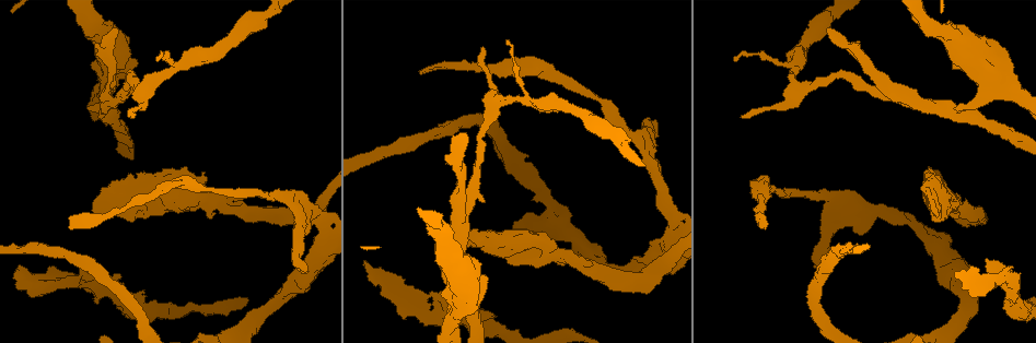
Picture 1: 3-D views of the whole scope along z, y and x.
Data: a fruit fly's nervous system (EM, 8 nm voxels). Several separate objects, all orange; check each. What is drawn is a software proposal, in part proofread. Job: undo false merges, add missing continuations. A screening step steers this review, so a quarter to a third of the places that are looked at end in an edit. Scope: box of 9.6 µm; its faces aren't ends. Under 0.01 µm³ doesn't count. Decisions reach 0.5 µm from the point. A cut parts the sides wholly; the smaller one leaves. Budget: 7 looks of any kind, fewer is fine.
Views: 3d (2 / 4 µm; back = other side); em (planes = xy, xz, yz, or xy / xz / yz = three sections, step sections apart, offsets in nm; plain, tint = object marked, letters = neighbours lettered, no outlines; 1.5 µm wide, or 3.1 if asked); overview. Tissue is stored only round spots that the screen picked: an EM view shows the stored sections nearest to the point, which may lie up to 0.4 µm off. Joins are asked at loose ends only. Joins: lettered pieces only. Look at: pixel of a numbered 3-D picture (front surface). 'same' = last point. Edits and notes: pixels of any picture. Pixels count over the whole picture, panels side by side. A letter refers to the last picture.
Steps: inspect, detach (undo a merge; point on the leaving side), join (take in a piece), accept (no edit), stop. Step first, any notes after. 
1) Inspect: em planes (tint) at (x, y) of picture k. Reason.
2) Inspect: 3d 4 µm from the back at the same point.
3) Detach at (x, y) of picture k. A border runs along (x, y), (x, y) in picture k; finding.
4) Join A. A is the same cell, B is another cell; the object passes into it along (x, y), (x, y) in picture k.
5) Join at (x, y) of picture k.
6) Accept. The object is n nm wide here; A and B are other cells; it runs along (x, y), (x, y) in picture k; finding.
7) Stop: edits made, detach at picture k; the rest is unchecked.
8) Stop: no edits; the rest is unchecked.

Inspect: 3d 4 µm at (72, 218) of picture 1. Free end.

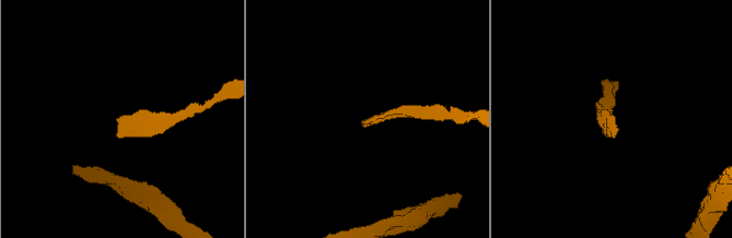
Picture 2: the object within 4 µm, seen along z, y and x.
Inspect: em yz step 8 (letters) at (361, 122) of picture 2. Need the tissue.

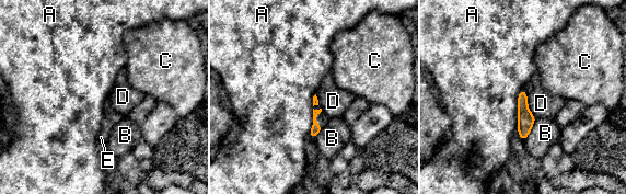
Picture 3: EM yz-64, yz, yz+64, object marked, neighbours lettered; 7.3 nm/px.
Join E. E is the same cell, A, B, C and D are other cells; the object passes into it along (316, 128), (316, 120), (322, 118) in picture 3; the neuron continues.

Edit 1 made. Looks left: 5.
Inspect: overview. See it whole again.

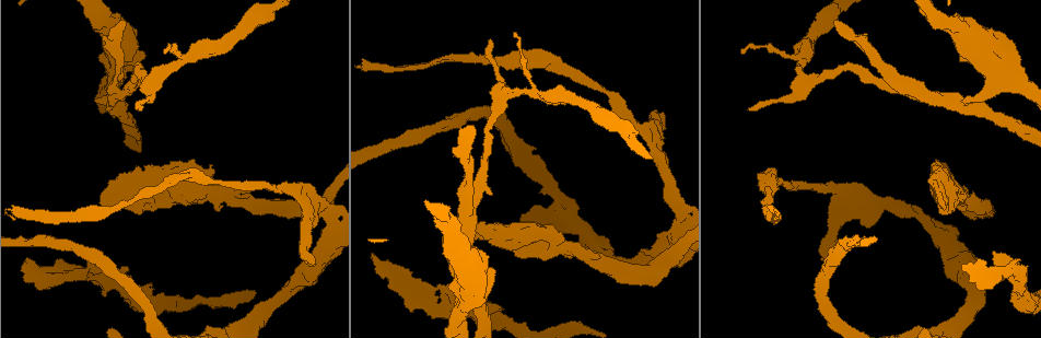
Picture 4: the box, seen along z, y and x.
Inspect: 3d 2 µm at (833, 21) of picture 4. Free end.

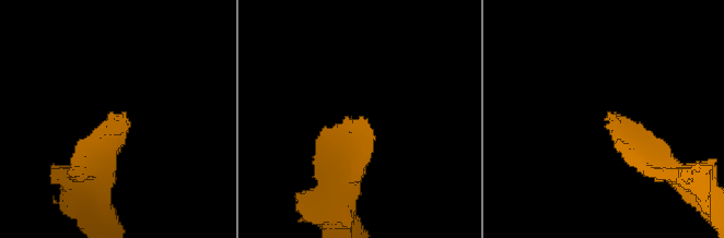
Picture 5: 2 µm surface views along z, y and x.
Inspect: em planes (letters) at (606, 119) of picture 5. Now the EM.

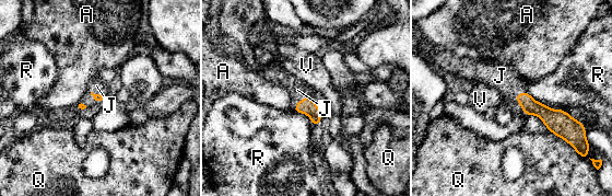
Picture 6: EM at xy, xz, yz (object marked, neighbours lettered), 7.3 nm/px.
Join J. J is the same cell, A, Q, R and V are other cells; the object passes into it along (530, 106), (518, 101), (499, 76) in picture 6; it goes on there.

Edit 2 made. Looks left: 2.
Inspect: overview. Redraw.

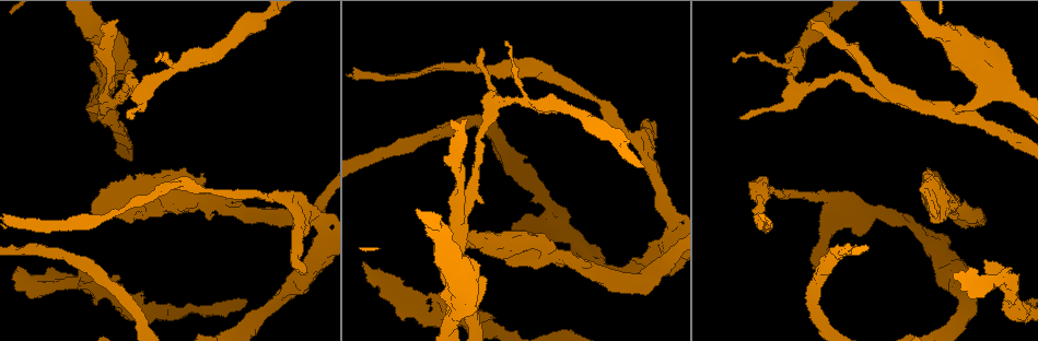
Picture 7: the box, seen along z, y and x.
Inspect: em planes (letters) at (60, 284) of picture 7. Thick turns thin.

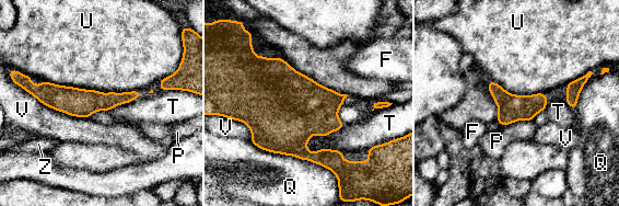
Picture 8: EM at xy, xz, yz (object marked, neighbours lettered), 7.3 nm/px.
Accept. F, P, Q, T, U, V and Z are other cells; a border runs along (532, 119), (517, 119), (501, 126) in picture 8; all the same neuron.

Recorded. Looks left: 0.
Stop: edits made, join at picture 3, join at picture 6; the rest is unchecked.

